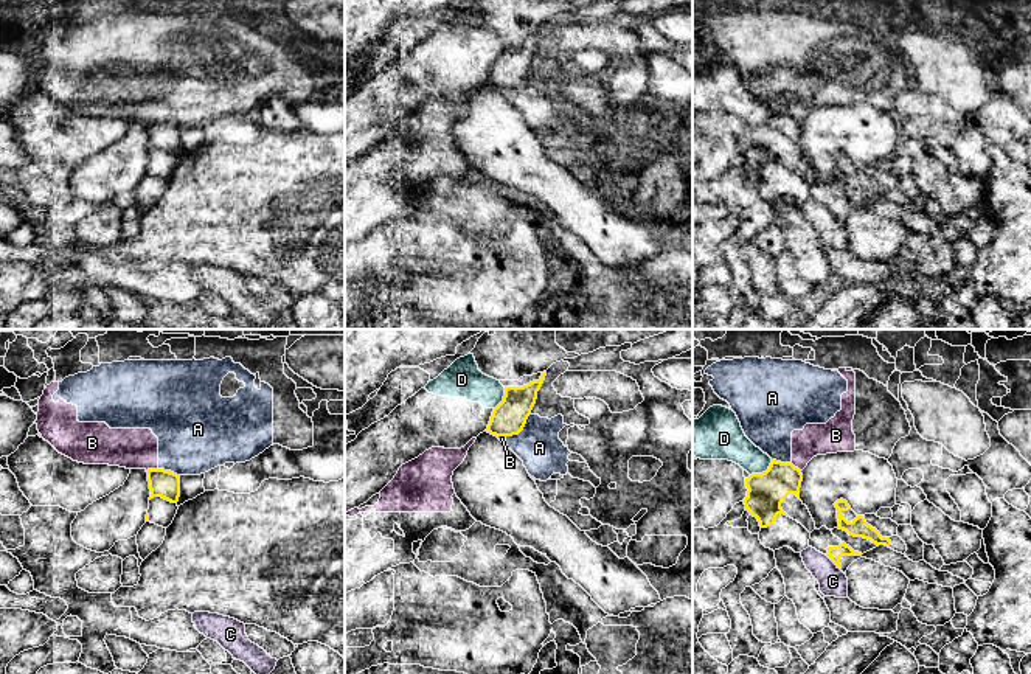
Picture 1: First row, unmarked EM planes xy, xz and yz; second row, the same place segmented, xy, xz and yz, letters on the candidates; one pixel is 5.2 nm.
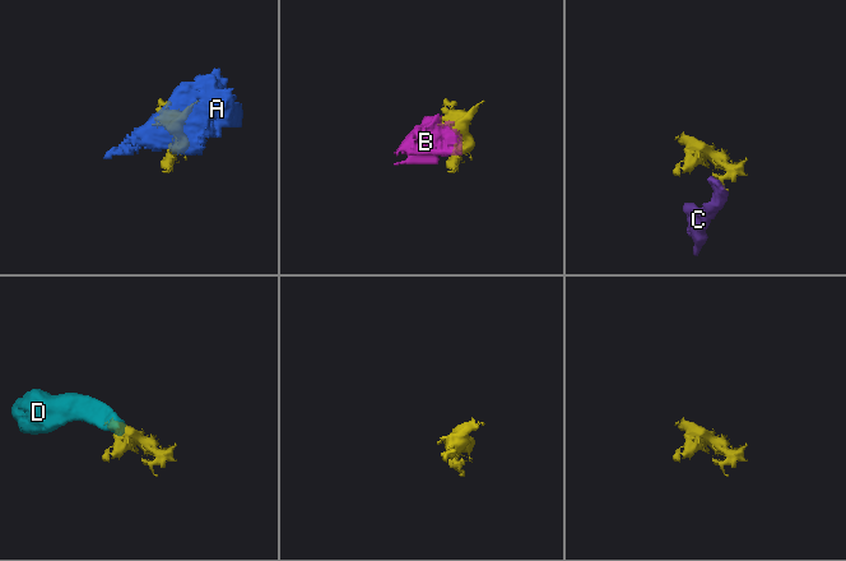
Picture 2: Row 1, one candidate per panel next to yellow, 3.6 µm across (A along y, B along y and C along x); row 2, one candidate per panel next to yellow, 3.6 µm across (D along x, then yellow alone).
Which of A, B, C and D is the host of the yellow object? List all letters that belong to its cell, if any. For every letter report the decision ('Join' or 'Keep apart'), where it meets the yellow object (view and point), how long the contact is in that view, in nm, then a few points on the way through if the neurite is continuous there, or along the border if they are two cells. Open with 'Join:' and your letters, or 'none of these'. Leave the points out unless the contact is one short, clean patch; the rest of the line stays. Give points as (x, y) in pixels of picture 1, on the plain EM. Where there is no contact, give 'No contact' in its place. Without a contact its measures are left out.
Join: none of these
A: Keep apart. Touches yellow at xz (522, 81). Shared border 180 nm
B: Keep apart. Touches yellow at xy (151, 121). Shared border 70 nm. Boundary: xy (157, 120), (146, 123)
C: Keep apart. Touches yellow at yz (836, 216). Shared border 90 nm. Boundary: yz (829, 211), (840, 222)
D: Keep apart. Touches yellow at yz (763, 125). Shared border 150 nm. Boundary: yz (772, 112), (764, 123), (750, 128)

